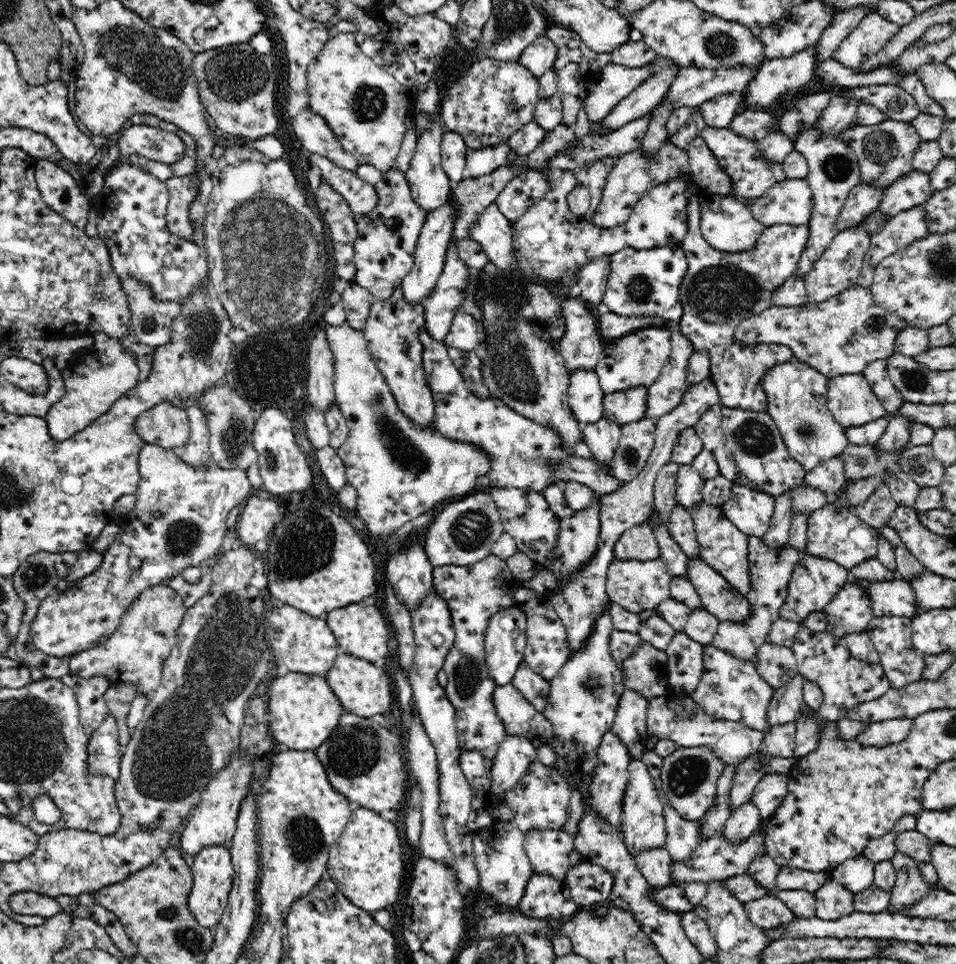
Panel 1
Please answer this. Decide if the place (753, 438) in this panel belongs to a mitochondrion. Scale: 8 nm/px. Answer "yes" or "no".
yes

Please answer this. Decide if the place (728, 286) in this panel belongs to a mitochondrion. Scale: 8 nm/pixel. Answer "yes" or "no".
yes

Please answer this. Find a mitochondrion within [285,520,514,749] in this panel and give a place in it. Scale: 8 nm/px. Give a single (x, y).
(467, 676)

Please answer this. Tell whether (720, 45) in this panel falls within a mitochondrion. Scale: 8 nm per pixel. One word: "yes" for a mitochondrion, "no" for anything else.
yes

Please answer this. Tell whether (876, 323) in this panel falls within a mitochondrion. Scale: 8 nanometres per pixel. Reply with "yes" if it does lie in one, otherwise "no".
yes

